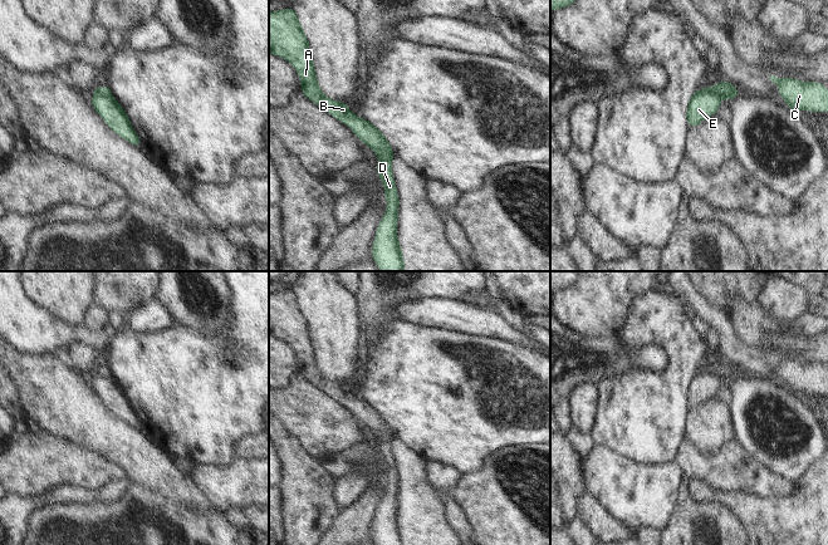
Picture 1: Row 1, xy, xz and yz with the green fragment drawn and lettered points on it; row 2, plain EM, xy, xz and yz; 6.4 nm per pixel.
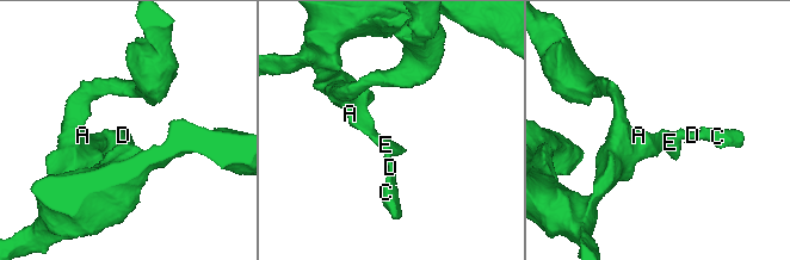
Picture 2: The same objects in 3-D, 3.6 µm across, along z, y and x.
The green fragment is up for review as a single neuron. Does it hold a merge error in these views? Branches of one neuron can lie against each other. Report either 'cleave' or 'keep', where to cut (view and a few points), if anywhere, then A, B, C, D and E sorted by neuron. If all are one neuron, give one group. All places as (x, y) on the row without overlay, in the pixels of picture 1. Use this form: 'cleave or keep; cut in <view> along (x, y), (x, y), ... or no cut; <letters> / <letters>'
cleave; cut in yz along (704, 369), (720, 379); A B E / C D

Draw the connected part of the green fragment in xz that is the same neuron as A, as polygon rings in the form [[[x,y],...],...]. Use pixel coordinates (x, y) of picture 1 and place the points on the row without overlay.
[[[289,289],[269,294],[269,334],[275,335],[293,345],[295,352],[299,354],[299,360],[302,363],[302,374],[315,386],[329,393],[334,399],[347,406],[362,422],[362,426],[369,427],[378,438],[388,429],[392,431],[389,423],[384,419],[378,408],[364,399],[354,397],[351,393],[349,387],[347,387],[344,383],[332,382],[324,377],[319,369],[314,345],[310,340],[309,321],[304,316],[304,311],[294,290]]]

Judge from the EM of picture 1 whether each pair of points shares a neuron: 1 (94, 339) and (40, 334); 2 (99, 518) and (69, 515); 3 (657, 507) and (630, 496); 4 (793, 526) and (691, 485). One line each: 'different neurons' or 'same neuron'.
1: same neuron
2: same neuron
3: same neuron
4: same neuron

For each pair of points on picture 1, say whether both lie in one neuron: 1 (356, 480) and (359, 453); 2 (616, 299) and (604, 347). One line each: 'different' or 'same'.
1: same
2: different

